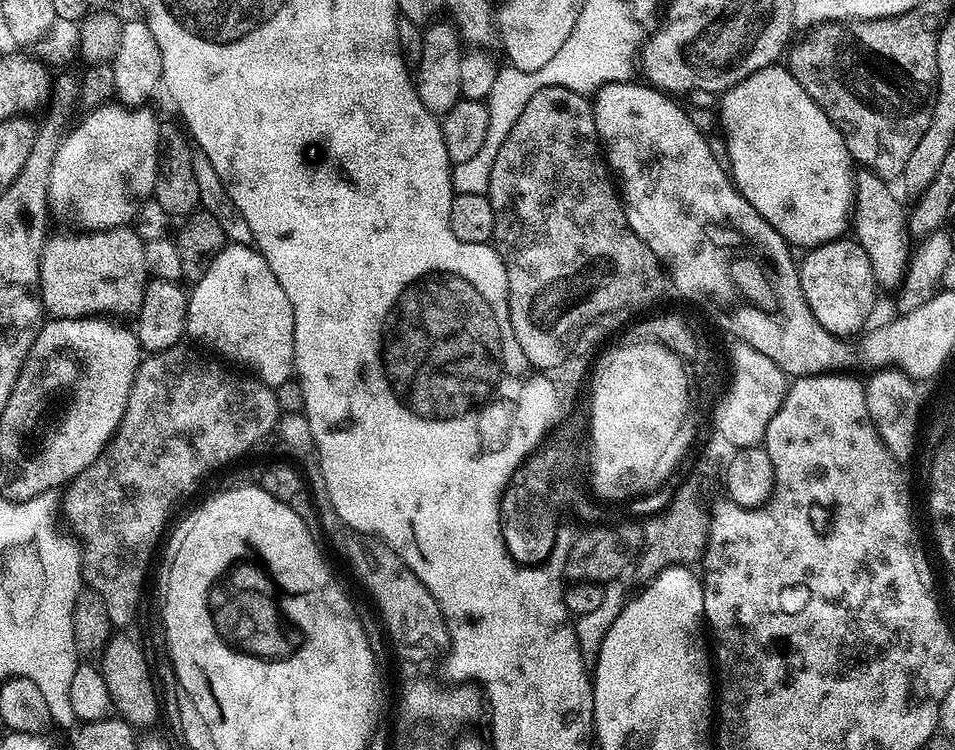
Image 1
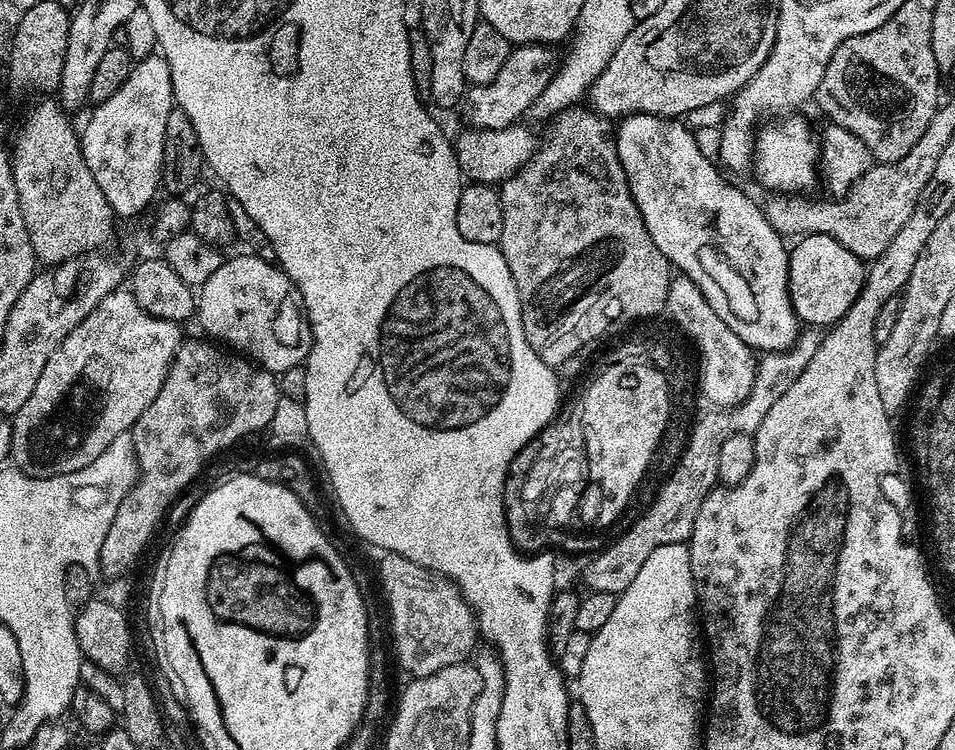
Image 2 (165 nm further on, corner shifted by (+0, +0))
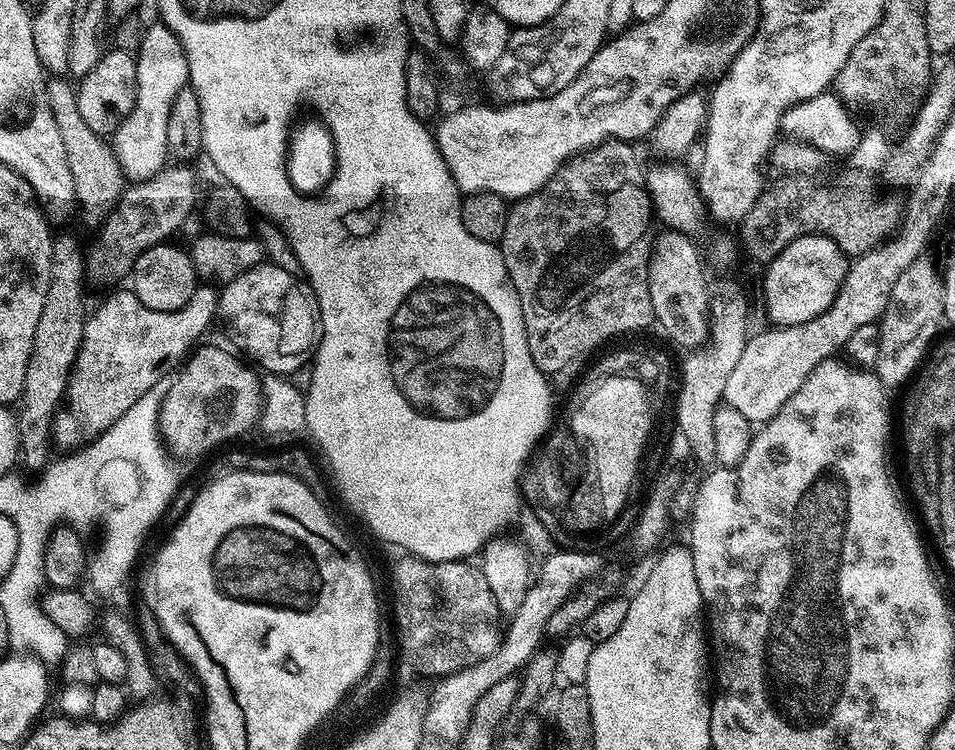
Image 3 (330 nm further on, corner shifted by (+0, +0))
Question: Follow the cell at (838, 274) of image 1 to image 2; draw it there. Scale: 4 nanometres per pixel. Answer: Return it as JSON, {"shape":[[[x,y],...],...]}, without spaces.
{"shape":[[[822,233],[801,235],[788,254],[788,293],[796,319],[808,326],[831,326],[837,324],[854,306],[864,285],[865,261],[860,260],[842,242]]]}

